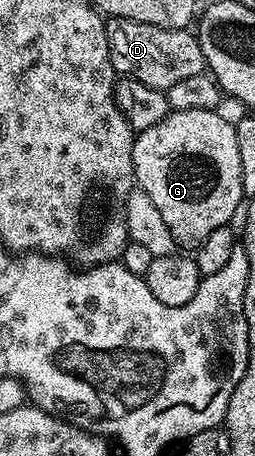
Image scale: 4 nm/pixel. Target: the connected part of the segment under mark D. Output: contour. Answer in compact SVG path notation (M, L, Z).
M110 17L105 29L108 34L109 60L114 71L153 89L165 92L173 84L204 73L206 69L202 47L199 46L196 33L190 29L165 28L117 17Z

